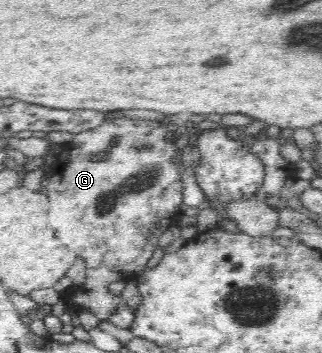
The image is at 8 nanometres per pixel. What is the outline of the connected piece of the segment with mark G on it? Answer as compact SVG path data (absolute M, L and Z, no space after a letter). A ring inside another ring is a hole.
M106 119L99 127L73 136L73 140L64 144L62 152L53 160L47 186L51 204L47 220L49 226L57 230L59 240L87 264L86 281L82 285L61 291L60 298L92 312L101 321L108 320L113 312L125 305L123 297L113 295L107 288L108 285L118 280L127 280L133 272L144 270L153 252L159 248L161 235L170 224L179 223L179 207L183 196L181 170L184 167L175 160L181 160L182 150L175 146L173 140L167 140L167 131L168 128L162 122L153 120ZM100 152L107 153L105 160L93 160L93 156Z

